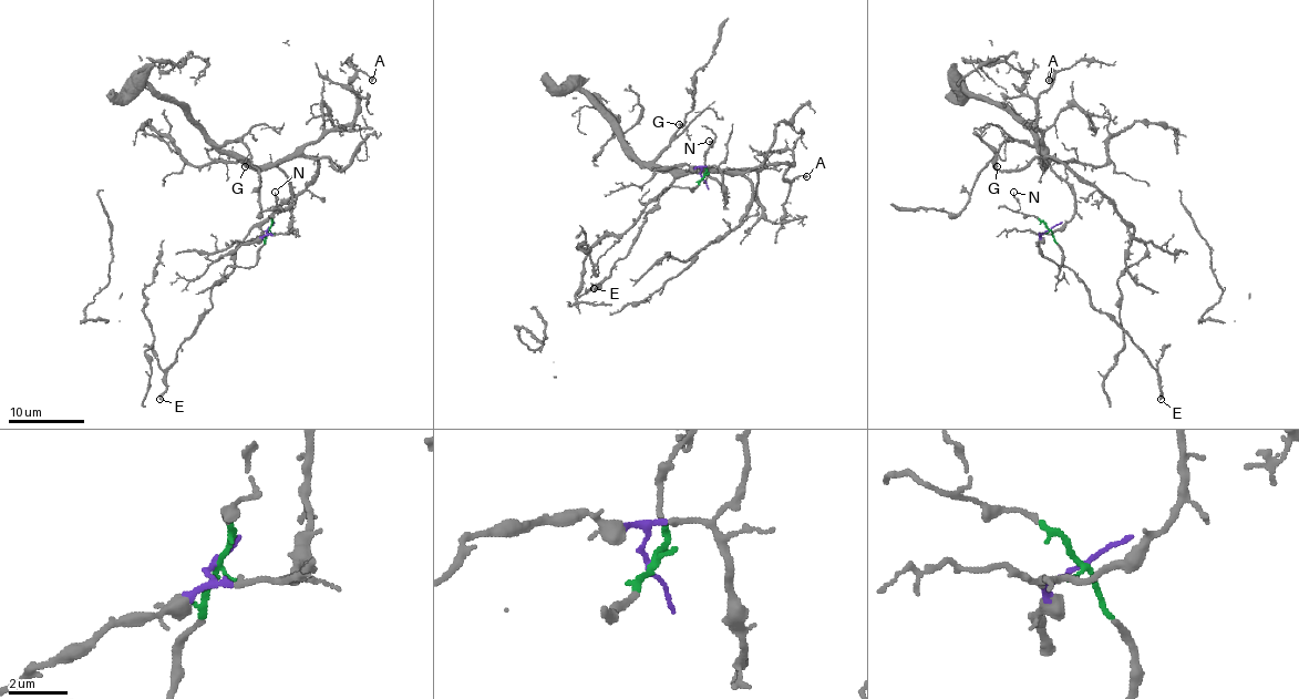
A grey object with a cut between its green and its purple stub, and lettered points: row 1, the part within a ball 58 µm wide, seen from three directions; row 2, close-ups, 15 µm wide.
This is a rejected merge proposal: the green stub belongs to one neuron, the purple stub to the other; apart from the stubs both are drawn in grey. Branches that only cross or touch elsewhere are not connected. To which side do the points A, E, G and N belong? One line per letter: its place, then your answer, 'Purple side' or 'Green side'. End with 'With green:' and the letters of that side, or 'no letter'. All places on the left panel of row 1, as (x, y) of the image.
A: Place: (372, 80). Purple side
E: Place: (160, 399). Green side
G: Place: (245, 166). Purple side
N: Place: (275, 192). Green side
With green: E, N

